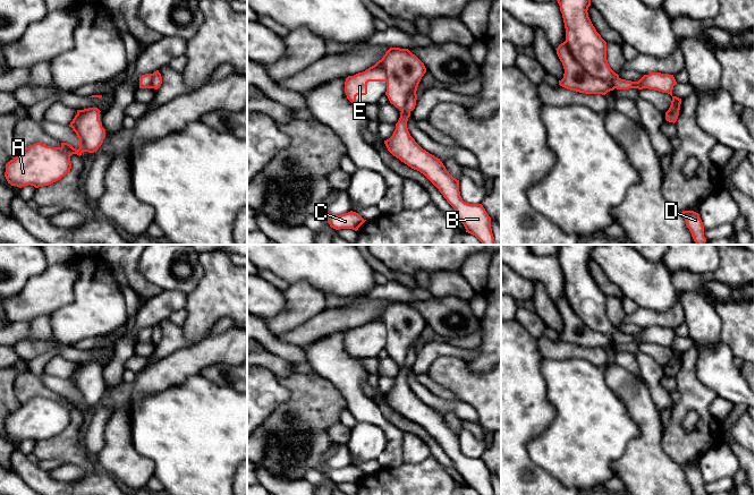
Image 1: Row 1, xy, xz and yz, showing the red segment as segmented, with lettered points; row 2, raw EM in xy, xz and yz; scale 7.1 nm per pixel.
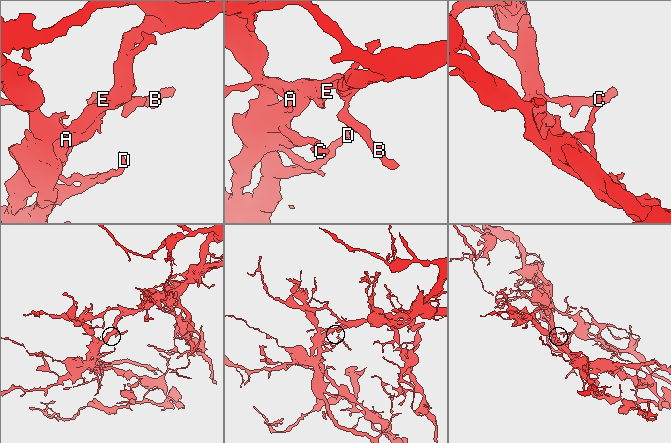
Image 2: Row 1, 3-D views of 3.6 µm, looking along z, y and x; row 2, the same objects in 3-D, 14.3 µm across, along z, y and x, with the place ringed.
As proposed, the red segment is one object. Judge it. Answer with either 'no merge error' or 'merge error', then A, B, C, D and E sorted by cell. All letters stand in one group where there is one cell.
merge error | A B E / C D

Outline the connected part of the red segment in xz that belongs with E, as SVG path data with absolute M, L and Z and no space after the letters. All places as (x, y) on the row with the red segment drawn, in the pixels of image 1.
M372 66L363 72L348 76L345 82L347 99L351 103L356 103L357 95L366 95L368 82L387 82L385 71L379 66Z

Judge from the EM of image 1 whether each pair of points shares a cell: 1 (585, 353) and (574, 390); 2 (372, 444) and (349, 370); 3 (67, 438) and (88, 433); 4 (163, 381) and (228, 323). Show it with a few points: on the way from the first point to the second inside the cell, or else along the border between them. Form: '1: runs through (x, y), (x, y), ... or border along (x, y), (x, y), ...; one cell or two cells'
1: border along (557, 358), (584, 358), (603, 369); two cells
2: border along (357, 421), (375, 424), (387, 438); two cells
3: border along (85, 424), (83, 447), (92, 455); two cells
4: border along (235, 326), (208, 336); two cells

